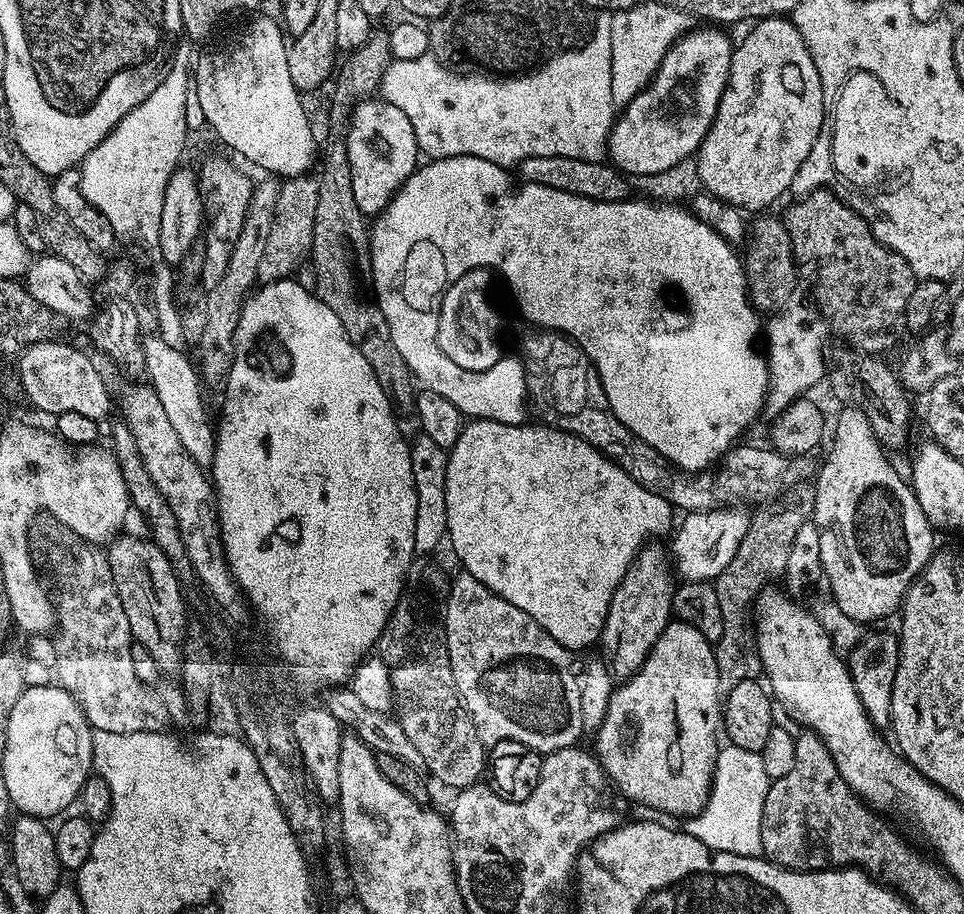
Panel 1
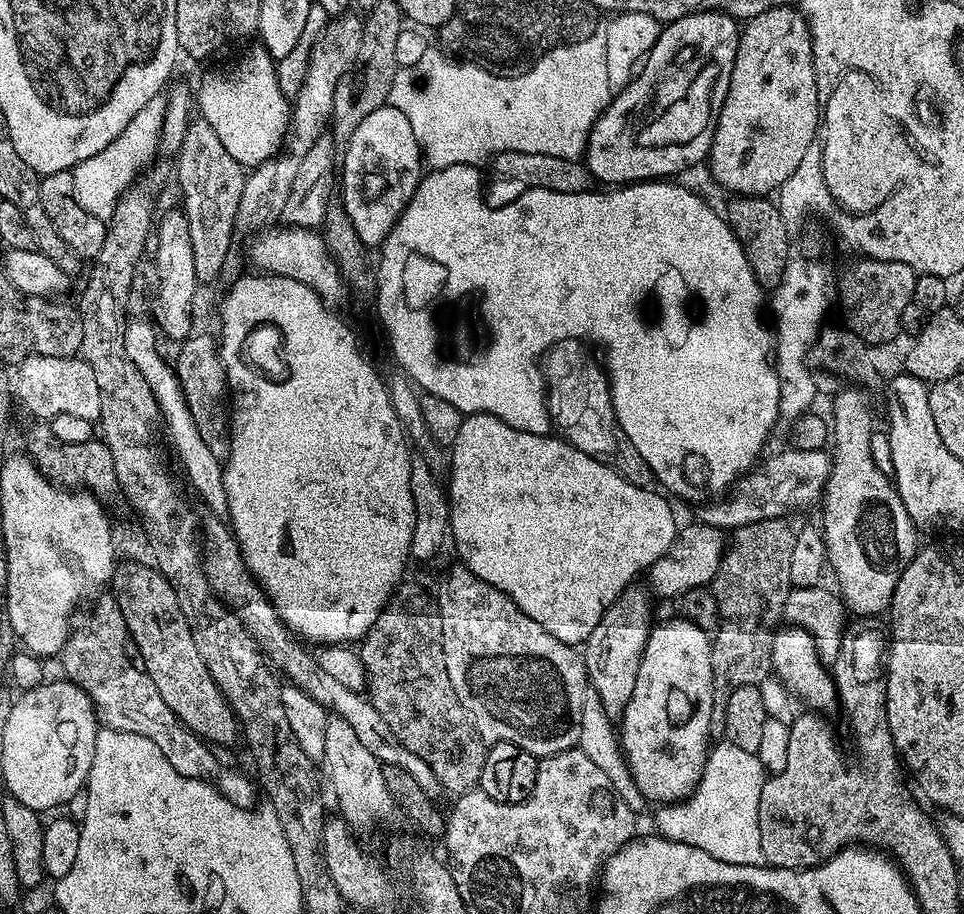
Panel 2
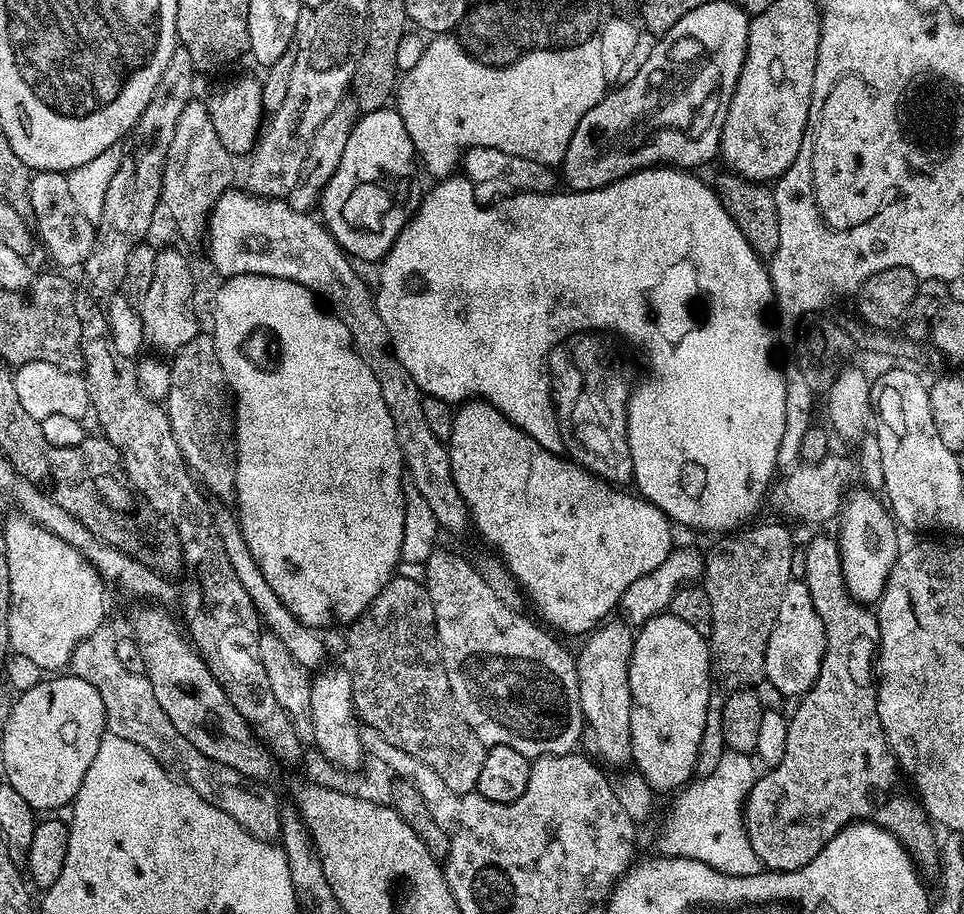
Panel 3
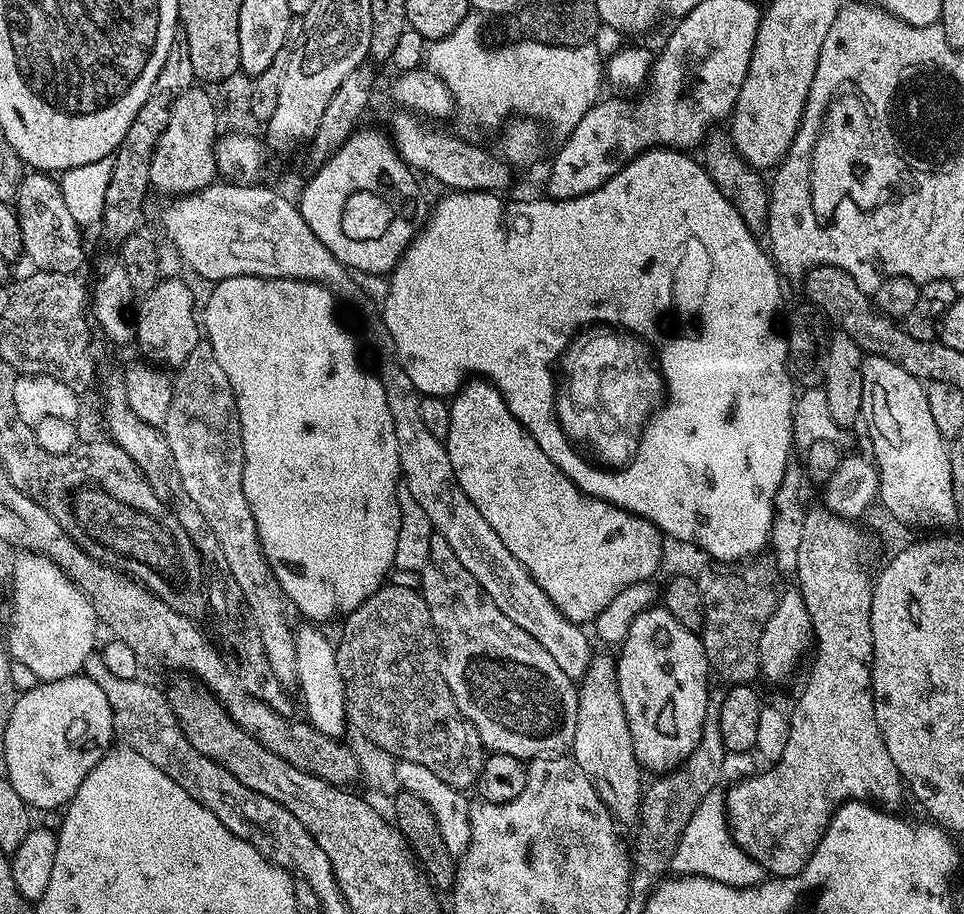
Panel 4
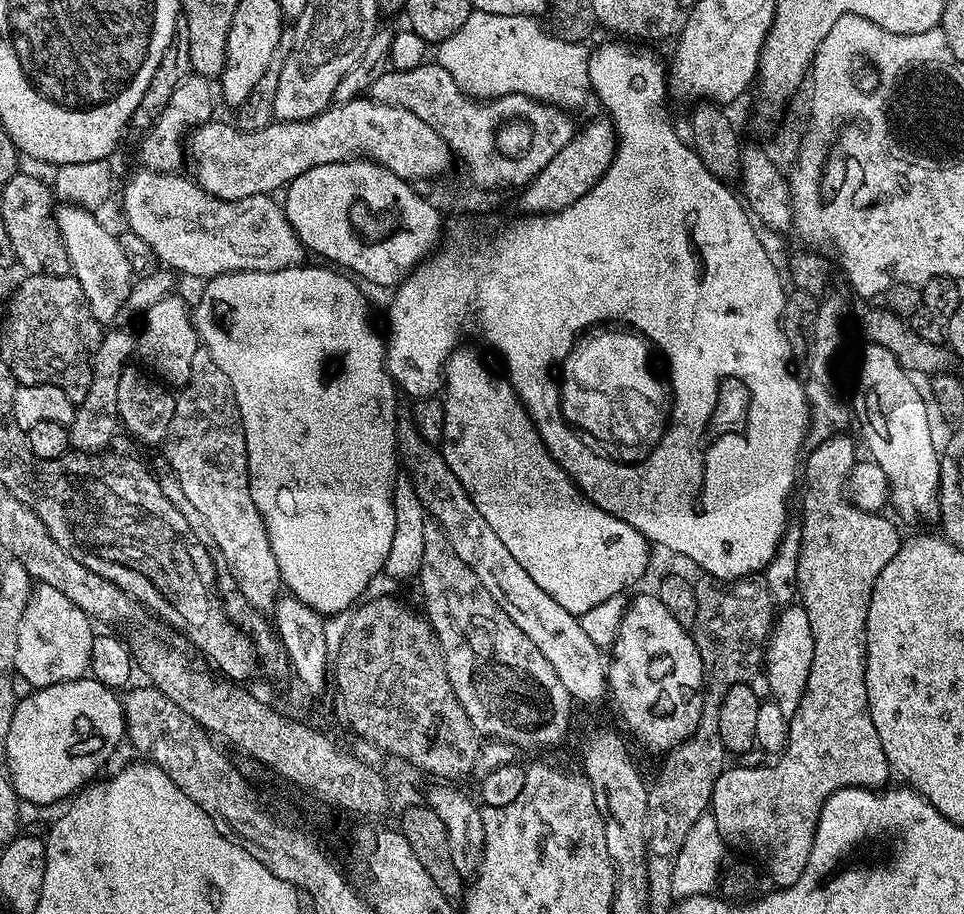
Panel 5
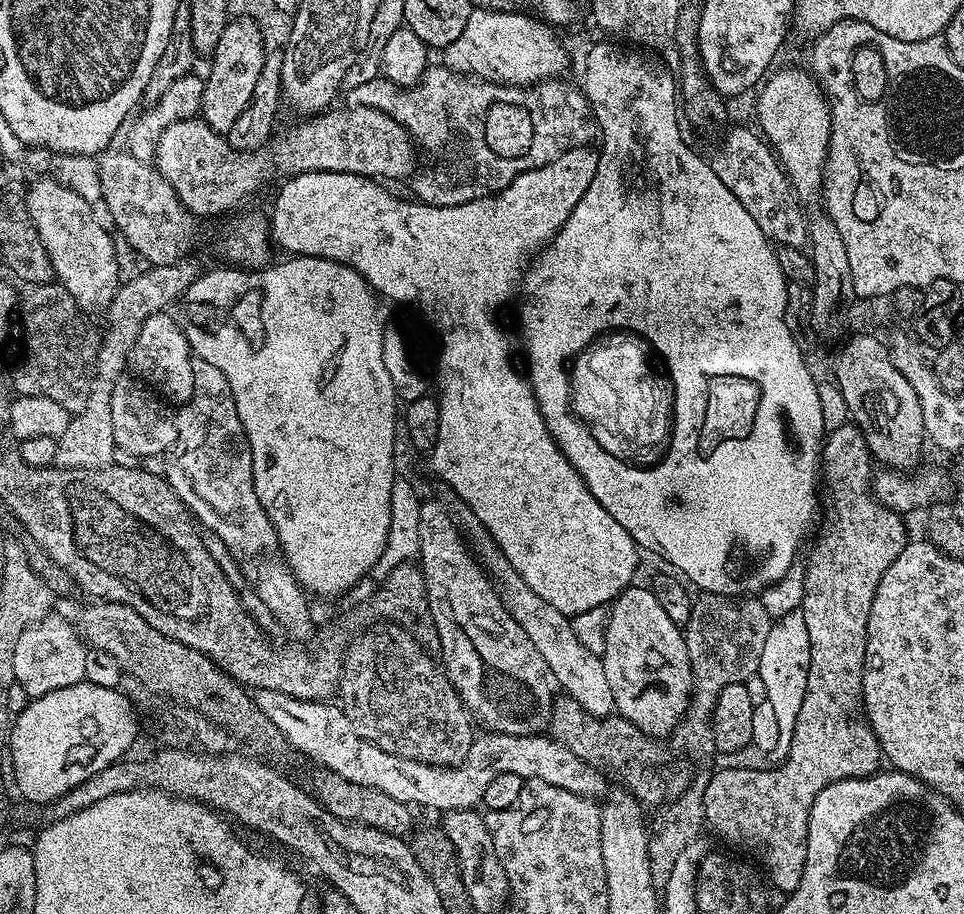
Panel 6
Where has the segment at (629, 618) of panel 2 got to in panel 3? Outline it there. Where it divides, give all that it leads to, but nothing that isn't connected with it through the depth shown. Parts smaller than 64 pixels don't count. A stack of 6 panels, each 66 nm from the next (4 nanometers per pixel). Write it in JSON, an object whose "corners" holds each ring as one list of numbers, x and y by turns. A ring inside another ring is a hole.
{"corners":[[605,622,583,641,580,656,575,657,580,691,580,709,586,725,586,740,601,756,605,765,628,764,632,758,630,738,630,710,632,691,628,677,628,663,632,657,634,632,627,623],[589,639,589,640,588,640],[588,640,588,641,587,641],[604,760,605,761,604,761]]}

